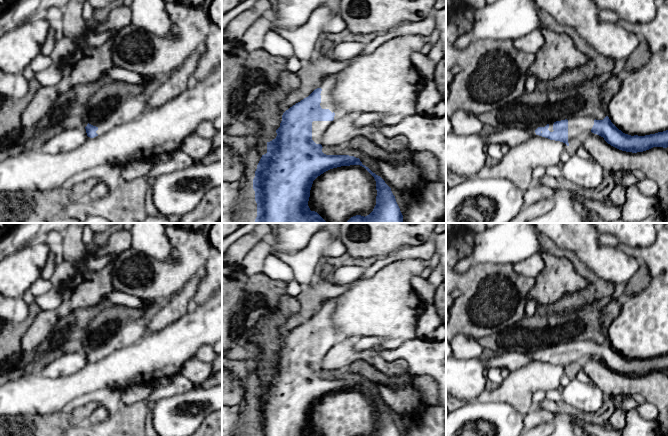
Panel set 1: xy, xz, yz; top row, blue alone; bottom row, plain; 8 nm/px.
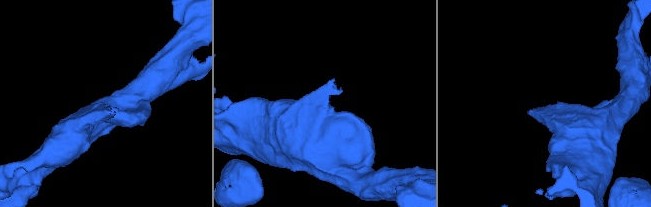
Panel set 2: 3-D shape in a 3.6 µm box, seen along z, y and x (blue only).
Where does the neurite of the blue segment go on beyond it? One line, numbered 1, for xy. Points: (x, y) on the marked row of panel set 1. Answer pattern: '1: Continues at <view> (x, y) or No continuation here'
1: No continuation here

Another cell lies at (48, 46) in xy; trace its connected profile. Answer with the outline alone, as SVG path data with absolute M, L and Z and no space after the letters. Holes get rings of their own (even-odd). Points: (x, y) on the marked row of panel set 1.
M51 26L48 36L47 36L47 39L41 48L41 53L46 56L51 56L51 53L52 53L52 50L54 49L55 43L56 43L56 38L55 38L55 34L54 34L54 29Z

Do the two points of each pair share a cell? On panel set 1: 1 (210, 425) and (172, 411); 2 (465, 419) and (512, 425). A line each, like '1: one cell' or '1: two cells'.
1: two cells
2: one cell

